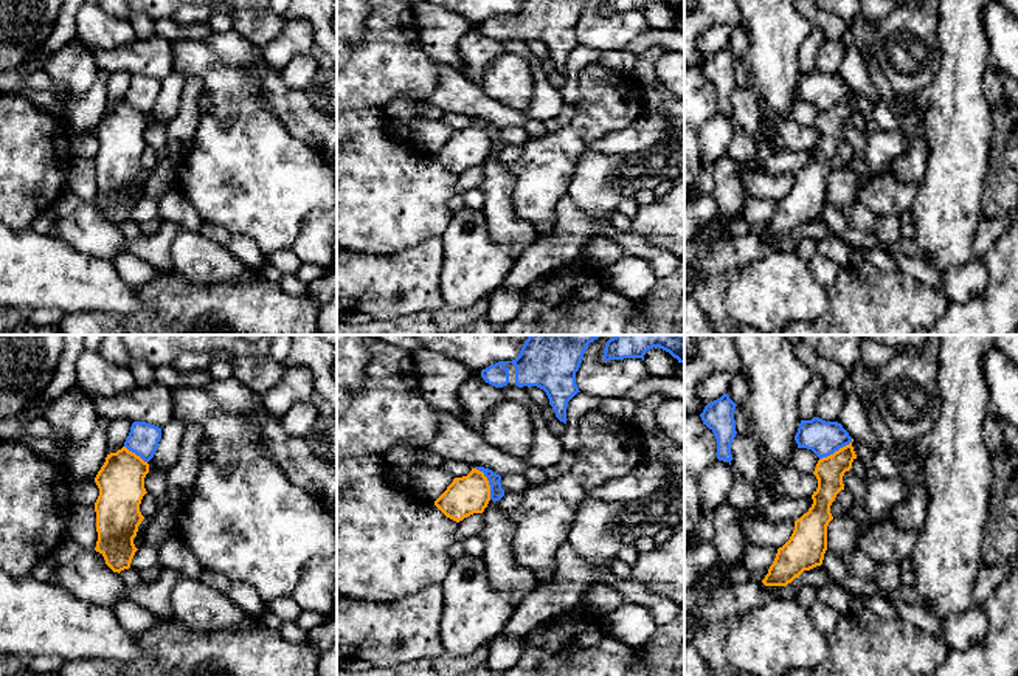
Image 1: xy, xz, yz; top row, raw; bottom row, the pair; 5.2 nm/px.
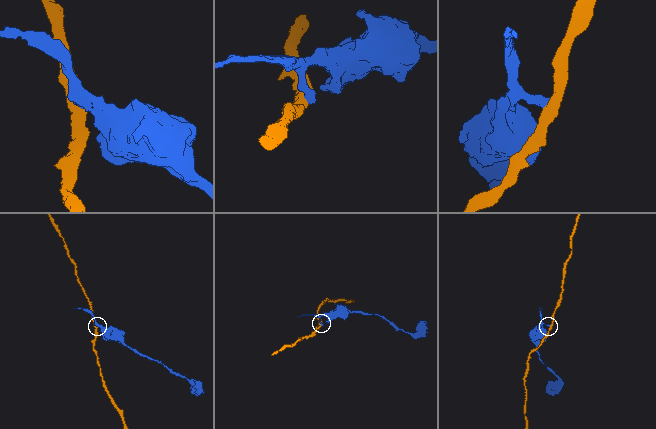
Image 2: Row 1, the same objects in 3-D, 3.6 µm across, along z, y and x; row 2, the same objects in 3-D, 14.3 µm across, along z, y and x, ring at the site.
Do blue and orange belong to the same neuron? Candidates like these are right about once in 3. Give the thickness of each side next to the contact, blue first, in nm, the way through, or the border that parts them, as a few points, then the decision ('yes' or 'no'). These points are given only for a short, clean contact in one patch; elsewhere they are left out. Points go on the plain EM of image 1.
calibres 70 and 200 nm; border xz (475, 120), (486, 131), (491, 151); no

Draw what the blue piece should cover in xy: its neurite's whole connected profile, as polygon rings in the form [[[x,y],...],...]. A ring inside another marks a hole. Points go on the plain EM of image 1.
[[[133,74],[124,99],[144,115],[149,115],[158,101],[160,91],[161,81],[146,74]]]

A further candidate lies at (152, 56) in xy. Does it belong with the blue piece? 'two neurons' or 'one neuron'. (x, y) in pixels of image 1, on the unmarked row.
two neurons

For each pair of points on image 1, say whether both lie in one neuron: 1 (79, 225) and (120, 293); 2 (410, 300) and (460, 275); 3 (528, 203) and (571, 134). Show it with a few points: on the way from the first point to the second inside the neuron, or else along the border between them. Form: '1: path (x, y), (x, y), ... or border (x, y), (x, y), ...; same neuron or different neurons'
1: border (64, 242), (69, 242), (79, 251), (112, 261); different neurons
2: border (443, 250), (439, 293), (446, 304); different neurons
3: path (539, 186), (547, 165), (559, 151); same neuron

